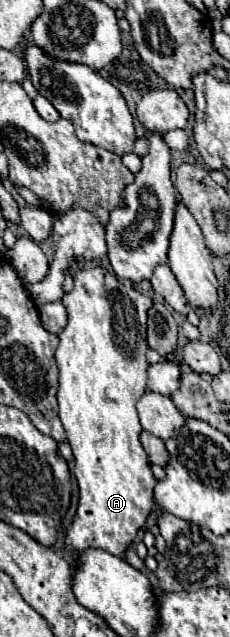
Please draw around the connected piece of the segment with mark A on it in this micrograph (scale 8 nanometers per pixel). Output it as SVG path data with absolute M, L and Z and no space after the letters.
M106 269L78 271L74 277L74 289L66 293L62 301L68 309L68 325L58 335L60 345L56 349L56 363L60 369L58 407L60 421L74 451L74 477L80 491L76 517L66 529L64 545L74 561L78 561L80 553L88 547L98 547L116 557L124 557L154 507L156 479L148 455L140 445L142 425L136 413L136 401L146 393L146 313L152 301L142 293L134 293L132 297L122 293L116 275Z

